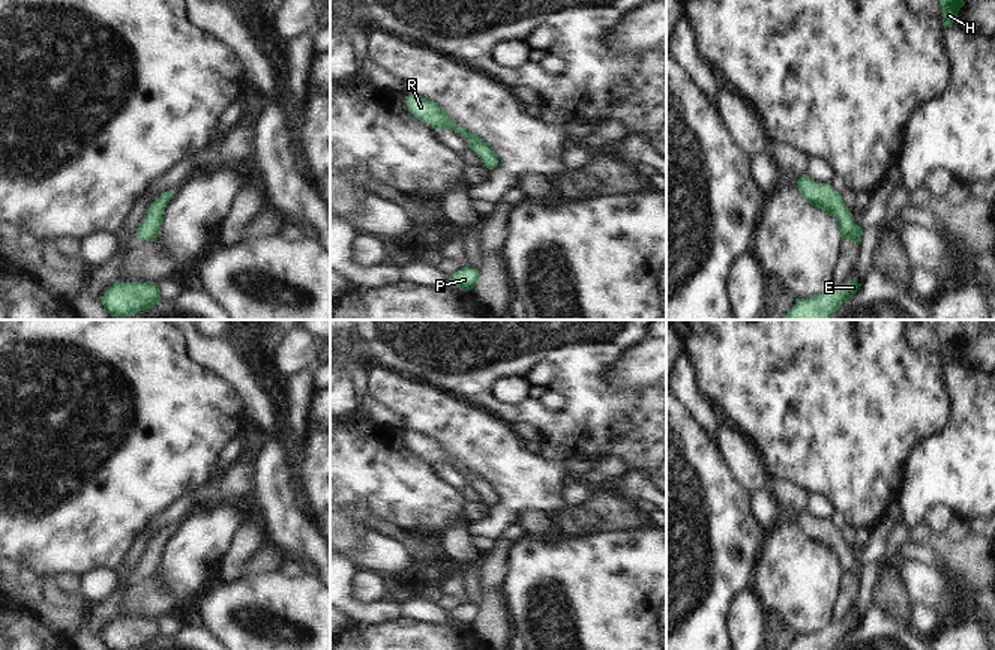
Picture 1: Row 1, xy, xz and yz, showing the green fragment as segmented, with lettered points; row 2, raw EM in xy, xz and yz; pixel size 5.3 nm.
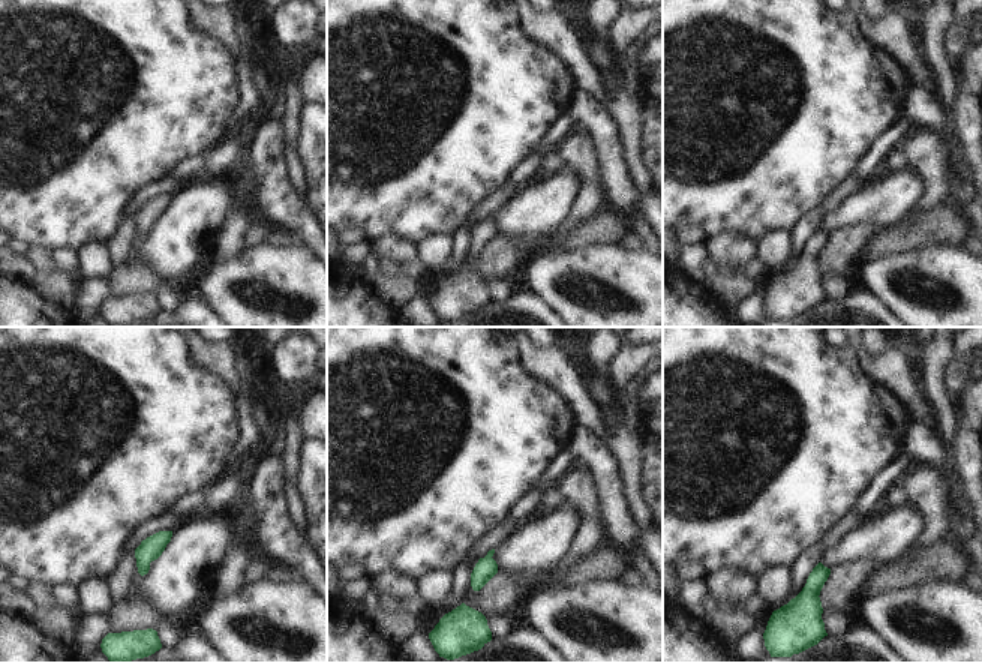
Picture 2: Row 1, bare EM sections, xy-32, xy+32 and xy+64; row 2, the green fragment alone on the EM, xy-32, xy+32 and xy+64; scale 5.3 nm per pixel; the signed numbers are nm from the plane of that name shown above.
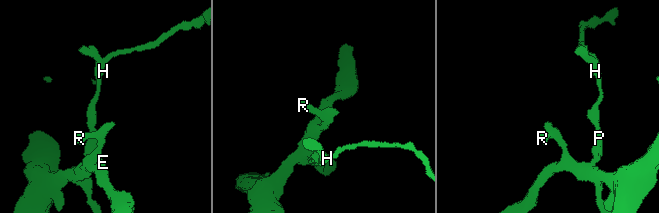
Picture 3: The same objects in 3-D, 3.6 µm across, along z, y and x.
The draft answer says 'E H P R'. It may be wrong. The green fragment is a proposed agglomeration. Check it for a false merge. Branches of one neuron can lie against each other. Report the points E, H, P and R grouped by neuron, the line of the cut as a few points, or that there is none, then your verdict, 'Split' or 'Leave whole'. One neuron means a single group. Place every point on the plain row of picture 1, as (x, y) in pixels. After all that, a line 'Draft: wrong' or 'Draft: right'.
Groups: E H P R. No split. Leave whole
Draft: right

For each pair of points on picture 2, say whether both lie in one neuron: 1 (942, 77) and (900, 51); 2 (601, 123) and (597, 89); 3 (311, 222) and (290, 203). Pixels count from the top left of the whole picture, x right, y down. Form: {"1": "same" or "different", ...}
{"1": "different", "2": "different", "3": "same"}

